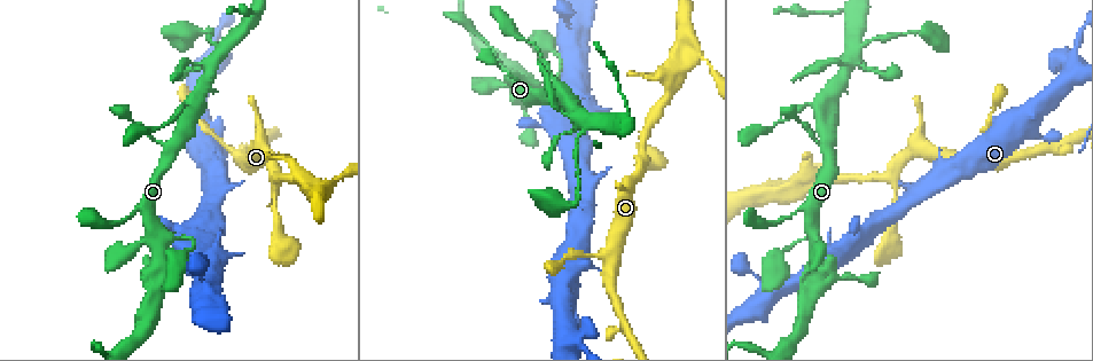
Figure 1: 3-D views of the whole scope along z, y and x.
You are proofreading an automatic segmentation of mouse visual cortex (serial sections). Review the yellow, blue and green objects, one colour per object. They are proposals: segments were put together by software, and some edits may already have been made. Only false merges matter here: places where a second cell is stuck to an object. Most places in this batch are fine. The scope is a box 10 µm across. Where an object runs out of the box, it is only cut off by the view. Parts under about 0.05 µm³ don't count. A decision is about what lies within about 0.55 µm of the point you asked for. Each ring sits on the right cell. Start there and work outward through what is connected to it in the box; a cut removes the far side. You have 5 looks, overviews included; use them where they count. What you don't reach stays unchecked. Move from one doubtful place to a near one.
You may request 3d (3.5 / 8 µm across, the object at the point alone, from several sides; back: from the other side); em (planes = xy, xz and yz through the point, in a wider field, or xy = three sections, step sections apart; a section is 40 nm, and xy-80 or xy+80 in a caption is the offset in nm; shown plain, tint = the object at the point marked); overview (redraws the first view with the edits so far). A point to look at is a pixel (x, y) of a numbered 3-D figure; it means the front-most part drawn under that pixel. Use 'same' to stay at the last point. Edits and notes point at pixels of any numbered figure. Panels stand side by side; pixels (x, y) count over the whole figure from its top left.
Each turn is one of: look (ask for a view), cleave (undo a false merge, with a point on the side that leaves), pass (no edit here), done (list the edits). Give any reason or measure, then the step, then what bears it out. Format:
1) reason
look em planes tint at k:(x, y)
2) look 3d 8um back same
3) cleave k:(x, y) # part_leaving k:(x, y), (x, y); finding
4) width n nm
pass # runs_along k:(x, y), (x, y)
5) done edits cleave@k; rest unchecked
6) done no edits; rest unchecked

look 3d 3.5um back at 1:(559, 94)

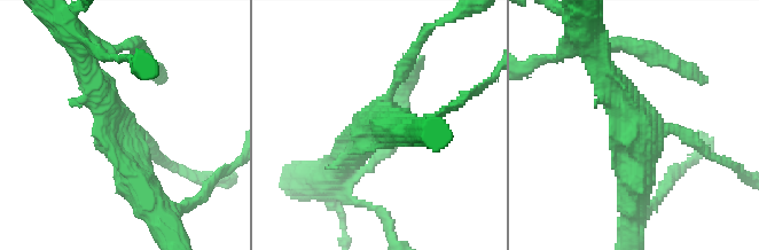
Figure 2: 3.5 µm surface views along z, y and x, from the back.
need the tissue
look em planes tint at 2:(119, 138)

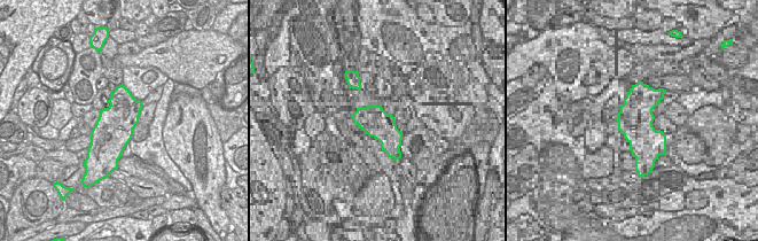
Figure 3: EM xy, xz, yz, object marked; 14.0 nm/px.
look em xy step 5 tint same

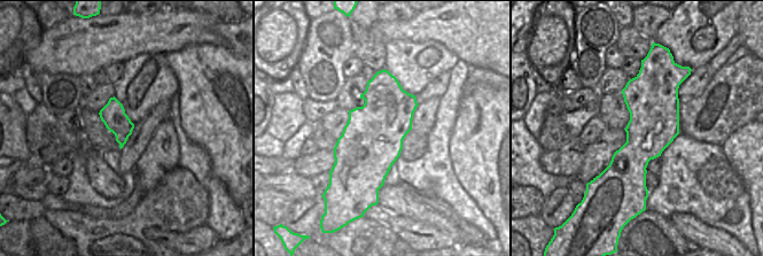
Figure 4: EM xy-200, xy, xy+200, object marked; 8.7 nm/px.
arm_widths 150, 400, 400 nm
pass # runs_along 2:(154, 205), (119, 153), (94, 78); one cell here

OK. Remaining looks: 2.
narrows sharply
look 3d 3.5um at 1:(642, 160)

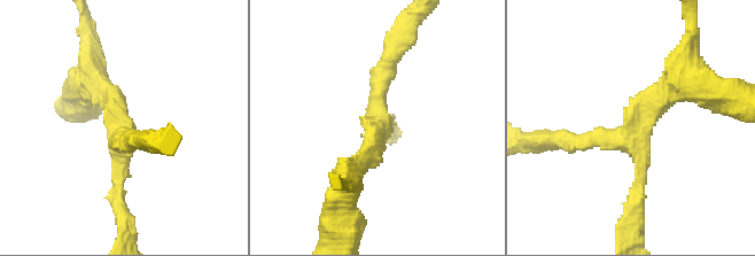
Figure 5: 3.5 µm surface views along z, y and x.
arms 3; arm_widths 150, 250, 300 nm; now the EM
look em xy step 5 tint at 5:(381, 126)

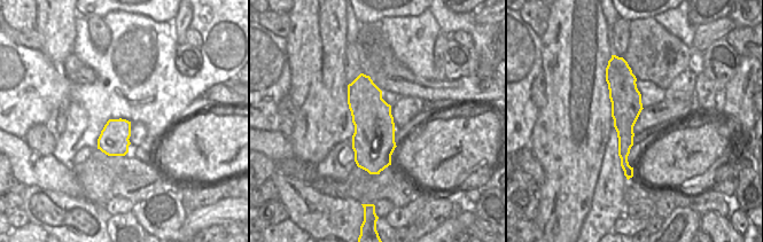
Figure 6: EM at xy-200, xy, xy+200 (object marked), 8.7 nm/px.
width 380 nm
pass # runs_along 6:(624, 64), (624, 165), (629, 174); one cell here

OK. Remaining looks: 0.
done no edits; rest unchecked

